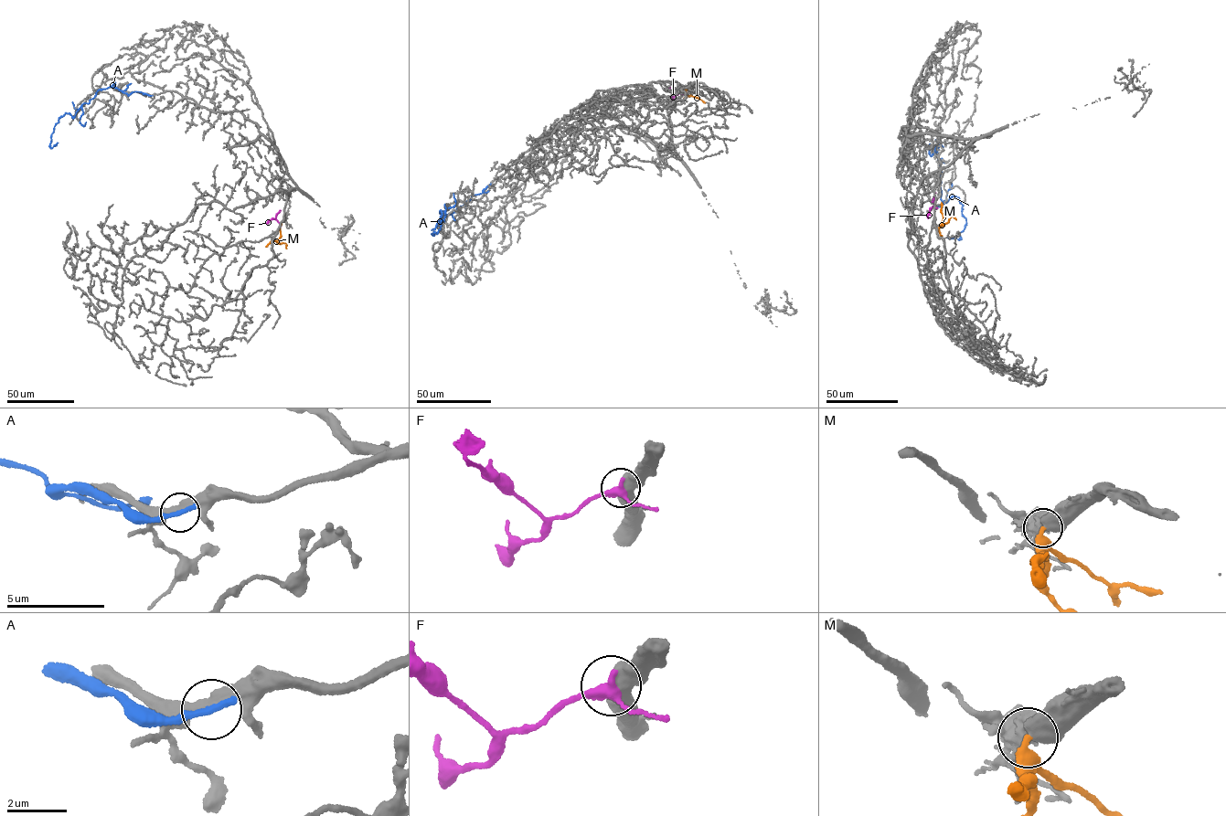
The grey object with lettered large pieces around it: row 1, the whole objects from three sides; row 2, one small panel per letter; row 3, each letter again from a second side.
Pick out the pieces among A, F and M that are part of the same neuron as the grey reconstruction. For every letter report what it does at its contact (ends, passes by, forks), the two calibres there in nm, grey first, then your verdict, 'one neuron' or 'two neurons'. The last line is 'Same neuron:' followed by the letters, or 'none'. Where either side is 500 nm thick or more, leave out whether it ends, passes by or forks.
A: it ends; calibres 380 and 320 nm; two neurons
F: calibres 500 and 340 nm; one neuron
M: calibres 750 and 400 nm; one neuron
Same neuron: F, M

